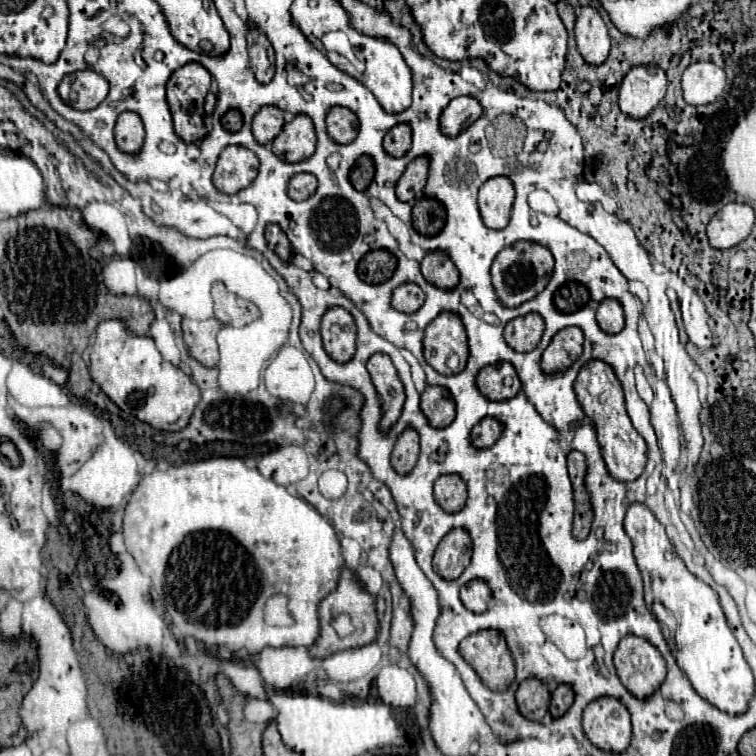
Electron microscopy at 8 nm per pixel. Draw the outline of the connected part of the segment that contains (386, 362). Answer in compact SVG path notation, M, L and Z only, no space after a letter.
M373 354L367 362L371 382L379 394L383 416L379 422L381 432L389 432L391 426L399 420L401 408L405 402L405 390L397 376L397 370L387 354Z

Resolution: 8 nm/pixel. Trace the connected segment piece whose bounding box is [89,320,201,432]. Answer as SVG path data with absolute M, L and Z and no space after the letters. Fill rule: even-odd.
M105 320L97 326L95 332L95 342L91 346L91 378L93 382L125 412L141 422L151 424L157 430L165 432L177 432L189 424L189 416L193 414L193 408L197 406L197 400L201 398L199 388L193 384L193 380L183 374L179 368L175 368L171 362L163 360L159 350L155 348L155 342L147 336L133 336L127 328L125 322L121 320Z

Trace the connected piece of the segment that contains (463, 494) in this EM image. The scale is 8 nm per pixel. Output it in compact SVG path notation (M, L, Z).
M441 476L435 482L435 502L445 512L459 512L467 500L467 486L459 476Z

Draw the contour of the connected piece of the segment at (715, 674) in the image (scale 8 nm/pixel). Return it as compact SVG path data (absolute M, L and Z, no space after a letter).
M635 502L629 506L623 528L633 542L633 554L645 582L647 608L659 602L677 618L673 636L673 656L677 666L703 700L727 714L743 714L749 706L749 700L753 698L755 680L749 664L743 658L737 638L727 626L717 594L685 568L683 560L677 556L673 544L669 542L665 528L645 504Z

